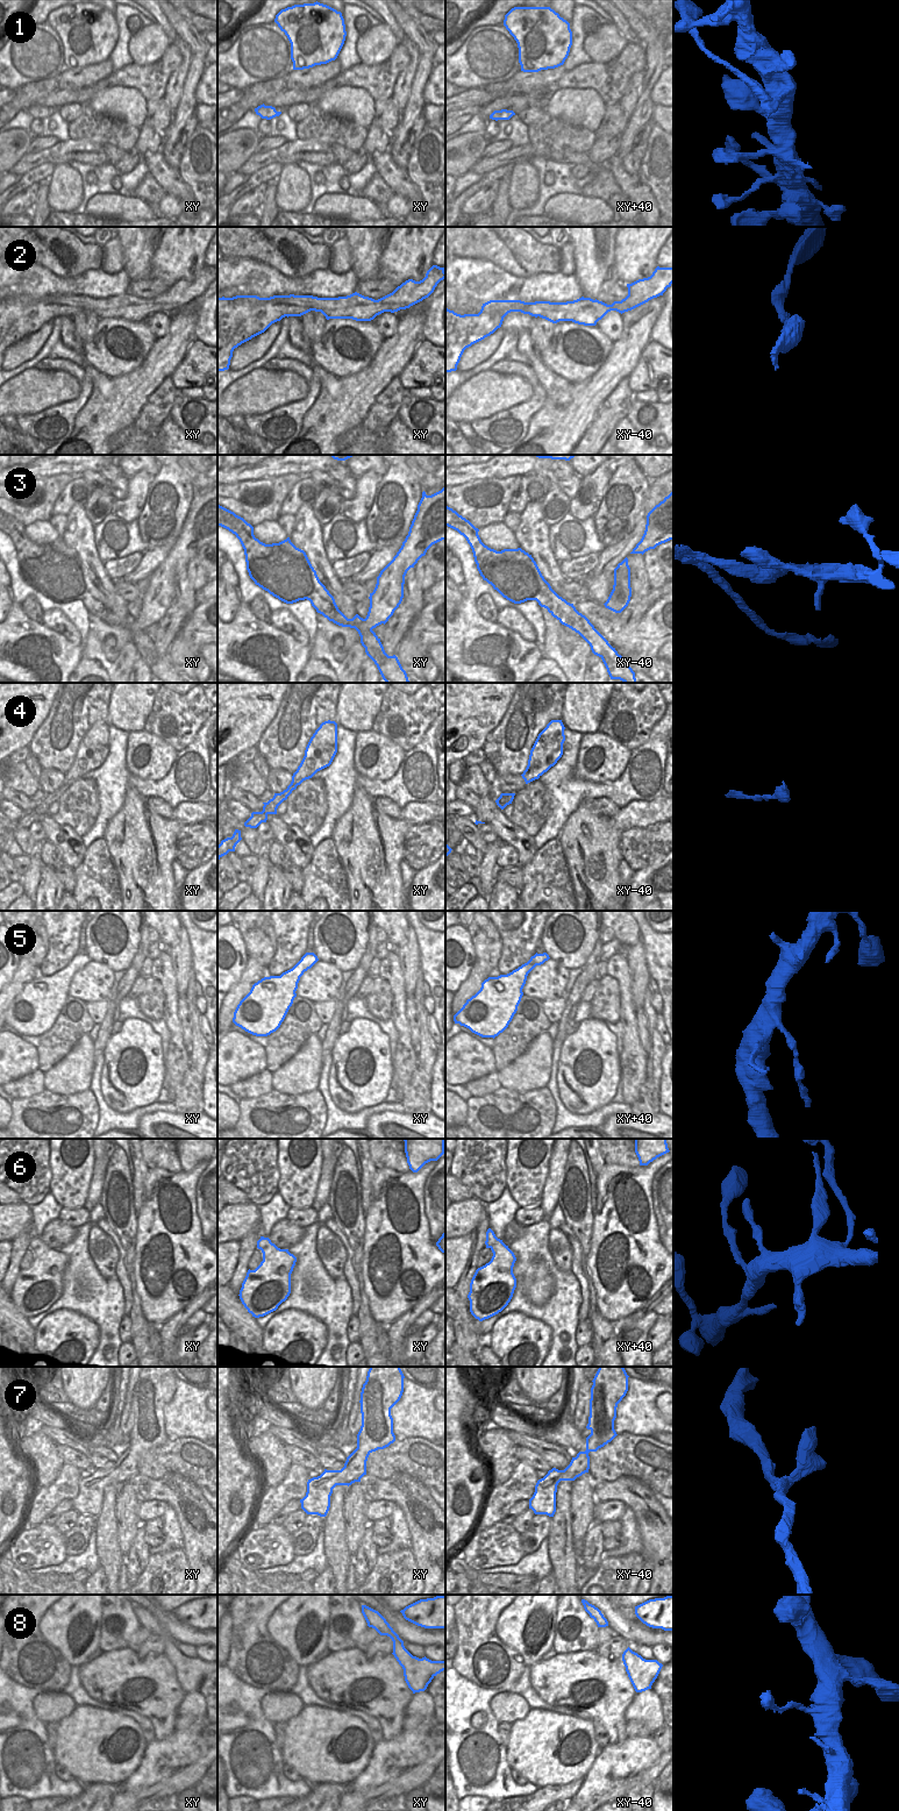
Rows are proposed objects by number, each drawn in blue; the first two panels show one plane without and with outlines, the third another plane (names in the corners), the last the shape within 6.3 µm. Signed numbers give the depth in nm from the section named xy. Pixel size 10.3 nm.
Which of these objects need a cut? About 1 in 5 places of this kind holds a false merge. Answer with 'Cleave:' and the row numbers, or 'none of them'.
Cleave: 3

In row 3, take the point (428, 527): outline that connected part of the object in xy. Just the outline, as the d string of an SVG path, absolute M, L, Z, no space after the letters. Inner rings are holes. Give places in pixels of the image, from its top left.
M445 487L441 491L427 495L422 492L422 498L418 505L418 511L409 527L408 535L402 542L401 548L393 559L380 571L377 577L377 584L370 593L370 607L362 623L369 629L373 629L381 623L386 623L399 607L404 598L405 576L418 561L426 555L427 550L435 543L445 540Z

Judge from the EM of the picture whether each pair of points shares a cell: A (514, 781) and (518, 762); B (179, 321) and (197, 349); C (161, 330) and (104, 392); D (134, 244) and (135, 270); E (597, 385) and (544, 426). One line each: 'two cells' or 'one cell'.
A: two cells
B: two cells
C: two cells
D: one cell
E: one cell

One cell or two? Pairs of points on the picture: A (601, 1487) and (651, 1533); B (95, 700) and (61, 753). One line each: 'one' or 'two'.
A: one
B: one

